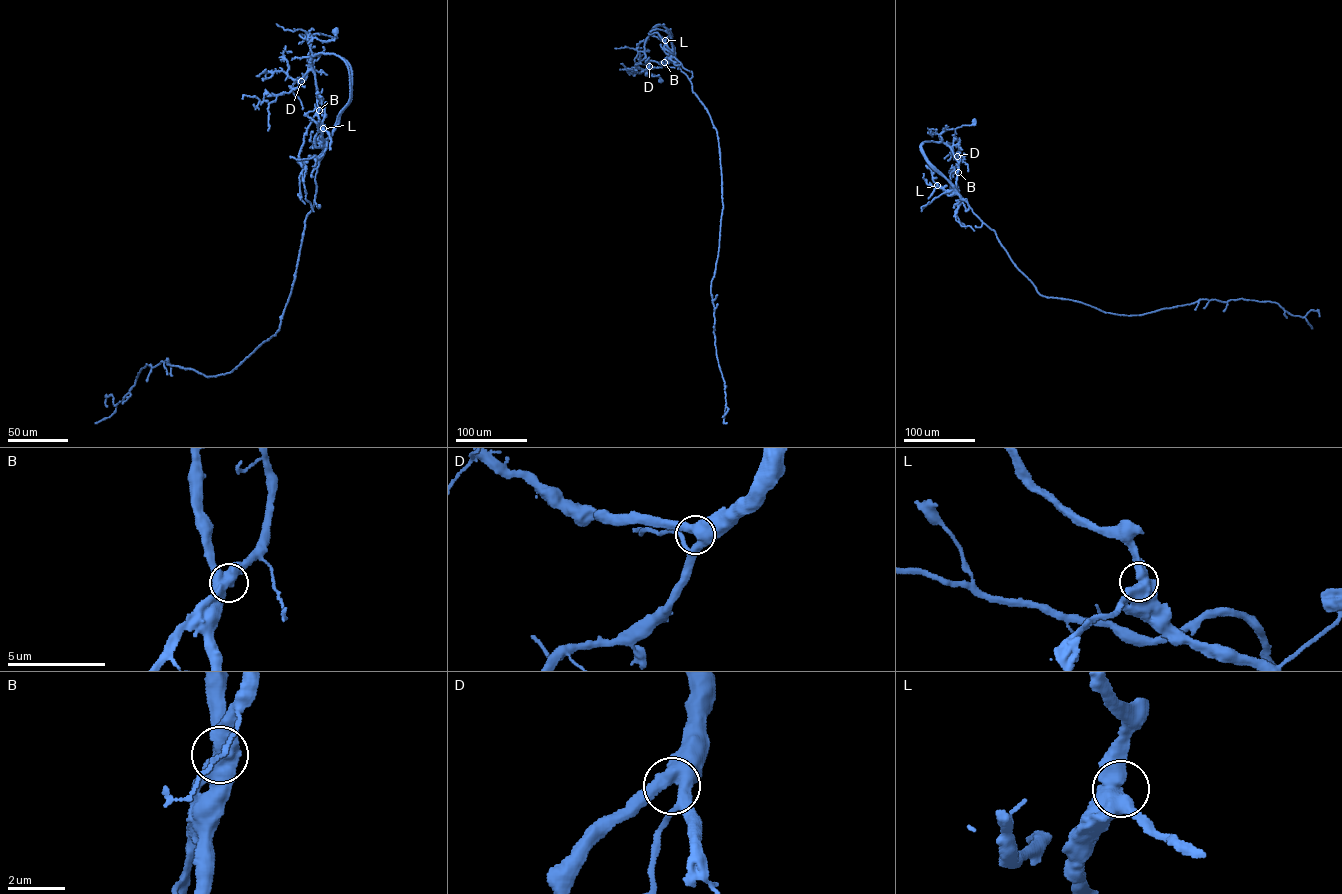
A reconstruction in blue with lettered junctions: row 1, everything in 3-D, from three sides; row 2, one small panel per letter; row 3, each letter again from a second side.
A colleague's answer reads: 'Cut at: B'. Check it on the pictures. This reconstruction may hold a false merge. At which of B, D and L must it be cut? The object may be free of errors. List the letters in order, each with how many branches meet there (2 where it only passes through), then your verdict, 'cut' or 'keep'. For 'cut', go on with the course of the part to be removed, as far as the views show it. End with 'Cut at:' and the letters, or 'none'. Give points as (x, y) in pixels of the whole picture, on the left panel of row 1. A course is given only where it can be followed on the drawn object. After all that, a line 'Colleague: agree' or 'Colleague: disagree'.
B: branches 3; cut; course (319, 110), (299, 155), (303, 179), (304, 162), (324, 149), (324, 141), (351, 97), (350, 67), (342, 57)
D: branches 3; keep
L: branches 3; keep
Cut at: B
Colleague: agree

